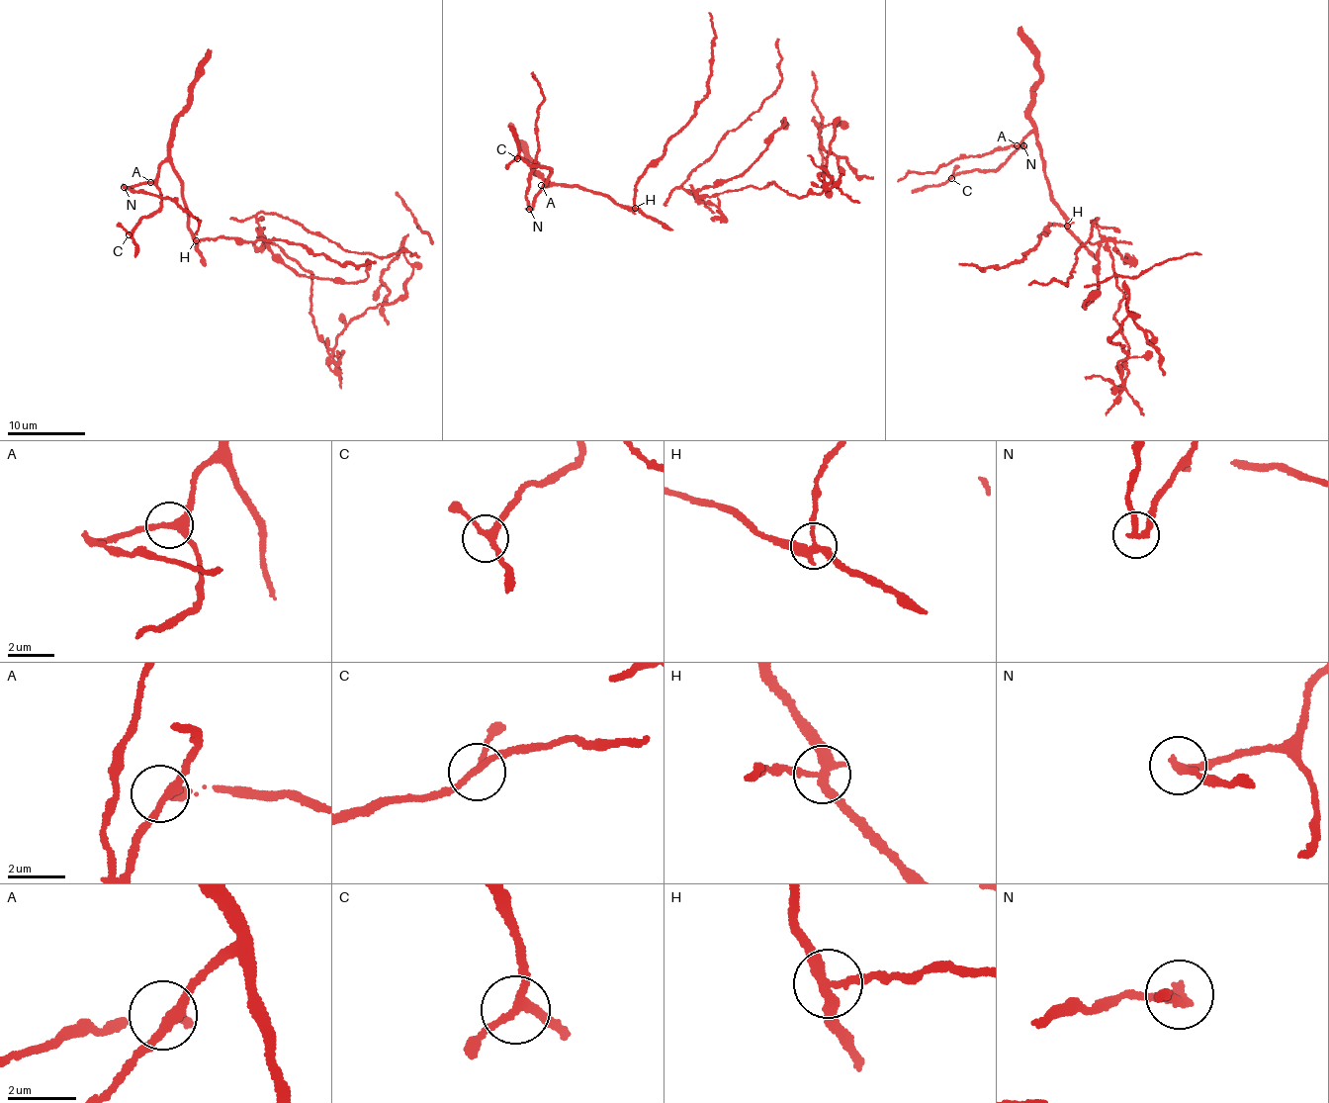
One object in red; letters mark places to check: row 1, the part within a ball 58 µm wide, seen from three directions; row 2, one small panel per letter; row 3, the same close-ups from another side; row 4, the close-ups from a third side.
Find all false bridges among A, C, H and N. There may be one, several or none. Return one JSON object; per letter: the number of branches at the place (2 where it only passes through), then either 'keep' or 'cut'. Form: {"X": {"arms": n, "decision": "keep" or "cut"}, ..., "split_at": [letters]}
{"A": {"arms": 3, "decision": "keep"}, "C": {"arms": 3, "decision": "keep"}, "H": {"arms": 3, "decision": "cut"}, "N": {"arms": 2, "decision": "cut"}, "split_at": ["H", "N"]}

